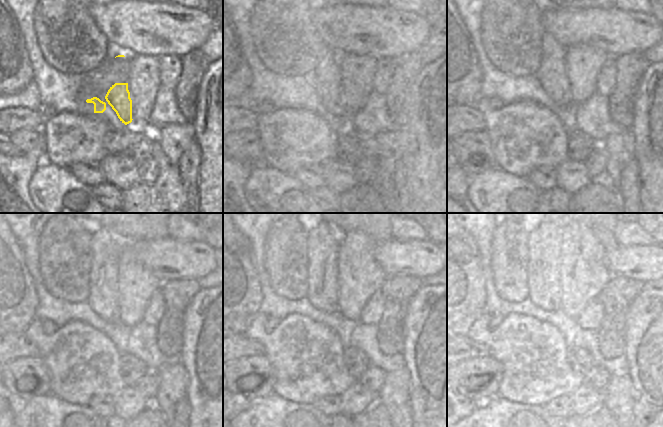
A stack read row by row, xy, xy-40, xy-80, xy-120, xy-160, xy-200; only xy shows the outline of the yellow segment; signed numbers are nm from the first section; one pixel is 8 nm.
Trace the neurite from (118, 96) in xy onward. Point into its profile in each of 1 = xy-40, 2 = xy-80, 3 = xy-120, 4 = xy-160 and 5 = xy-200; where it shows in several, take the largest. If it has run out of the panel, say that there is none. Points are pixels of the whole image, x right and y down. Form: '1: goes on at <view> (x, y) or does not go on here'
1: goes on at xy-40 (326, 77)
2: goes on at xy-80 (551, 74)
3: goes on at xy-120 (103, 297)
4: goes on at xy-160 (323, 242)
5: goes on at xy-200 (543, 268)

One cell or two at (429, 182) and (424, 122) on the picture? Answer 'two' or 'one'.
one

